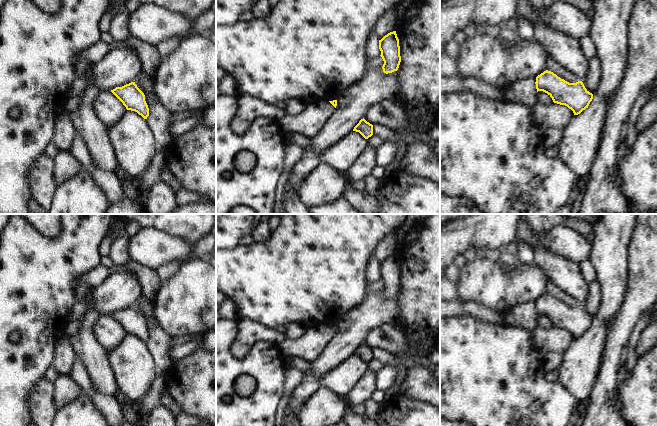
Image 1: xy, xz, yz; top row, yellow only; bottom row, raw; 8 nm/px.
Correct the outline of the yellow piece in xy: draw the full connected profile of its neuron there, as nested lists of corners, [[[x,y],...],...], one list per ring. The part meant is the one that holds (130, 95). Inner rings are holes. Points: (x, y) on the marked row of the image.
[[[135,82],[116,87],[111,92],[123,103],[127,110],[135,111],[144,119],[147,119],[149,108],[145,101],[145,95]]]

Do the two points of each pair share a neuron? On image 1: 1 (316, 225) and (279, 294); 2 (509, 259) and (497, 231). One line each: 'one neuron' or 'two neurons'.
1: one neuron
2: two neurons

